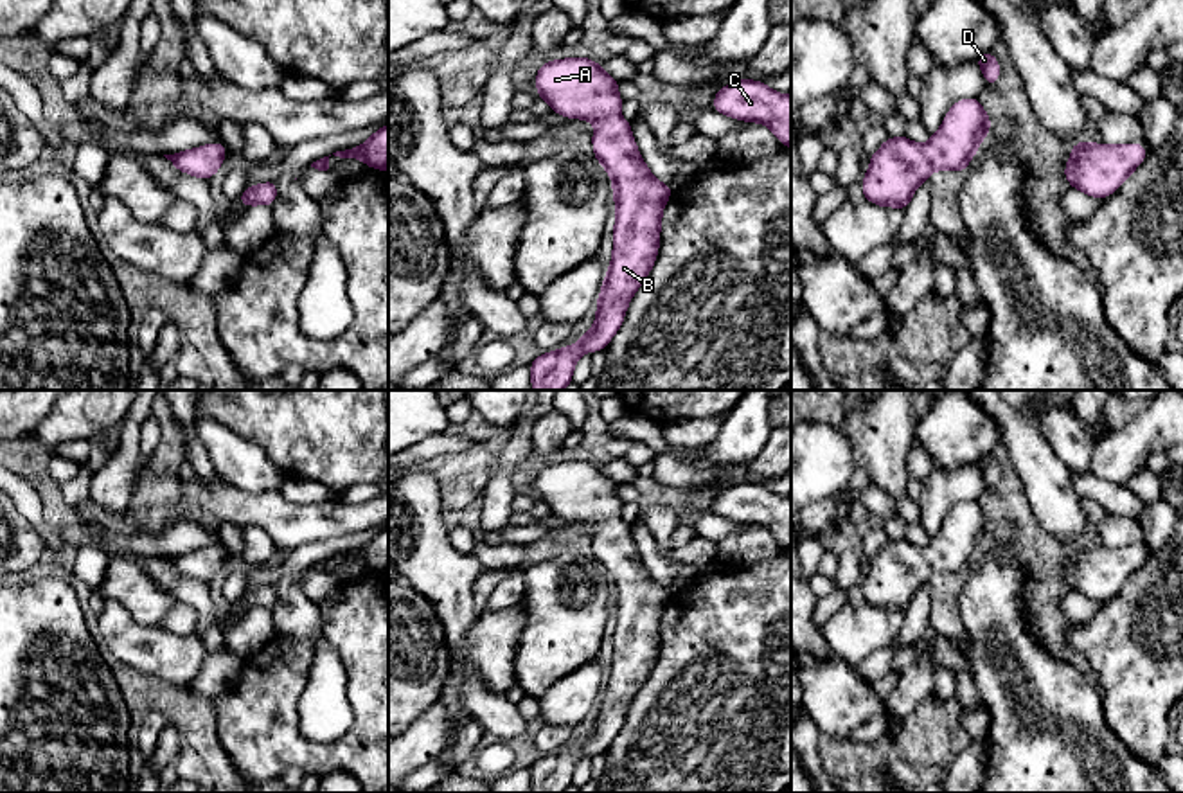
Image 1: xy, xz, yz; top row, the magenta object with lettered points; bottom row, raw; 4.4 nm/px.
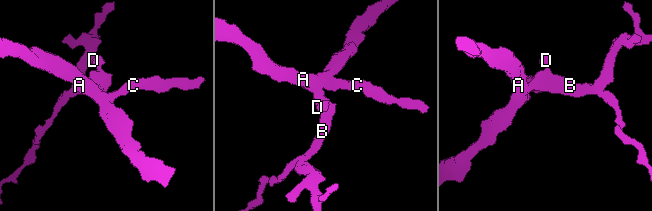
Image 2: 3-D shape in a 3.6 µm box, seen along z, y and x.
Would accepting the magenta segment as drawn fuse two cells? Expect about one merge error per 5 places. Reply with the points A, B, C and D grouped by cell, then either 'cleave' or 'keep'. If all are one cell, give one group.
A B C D | keep

